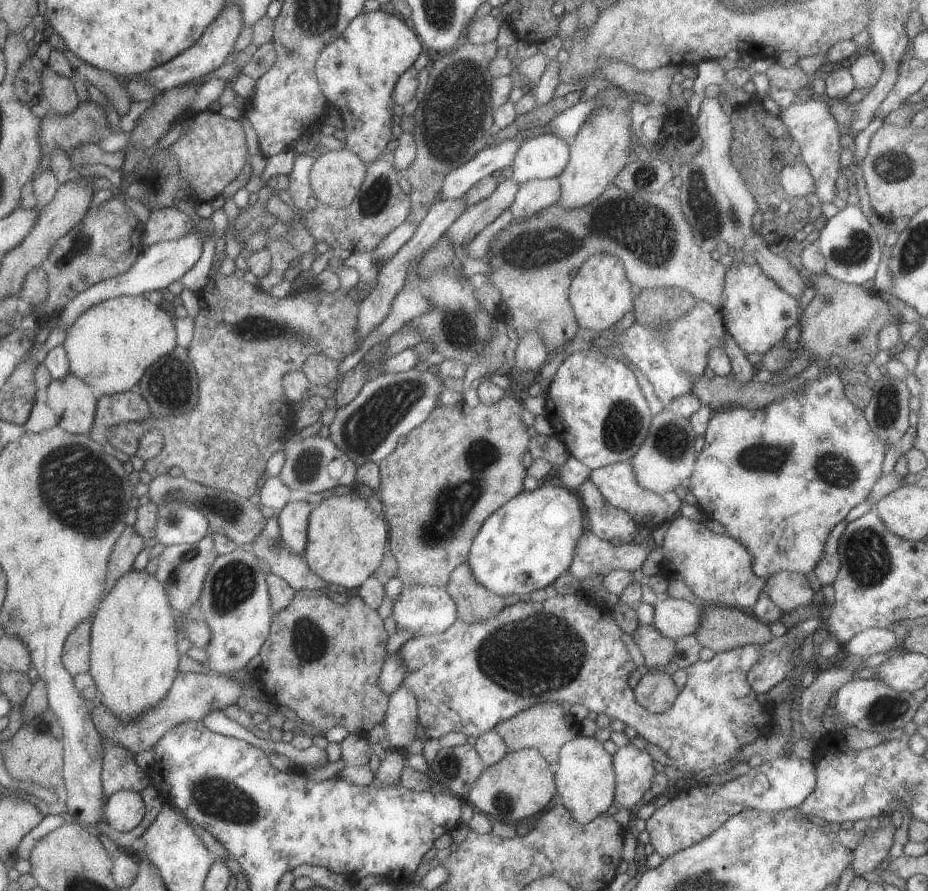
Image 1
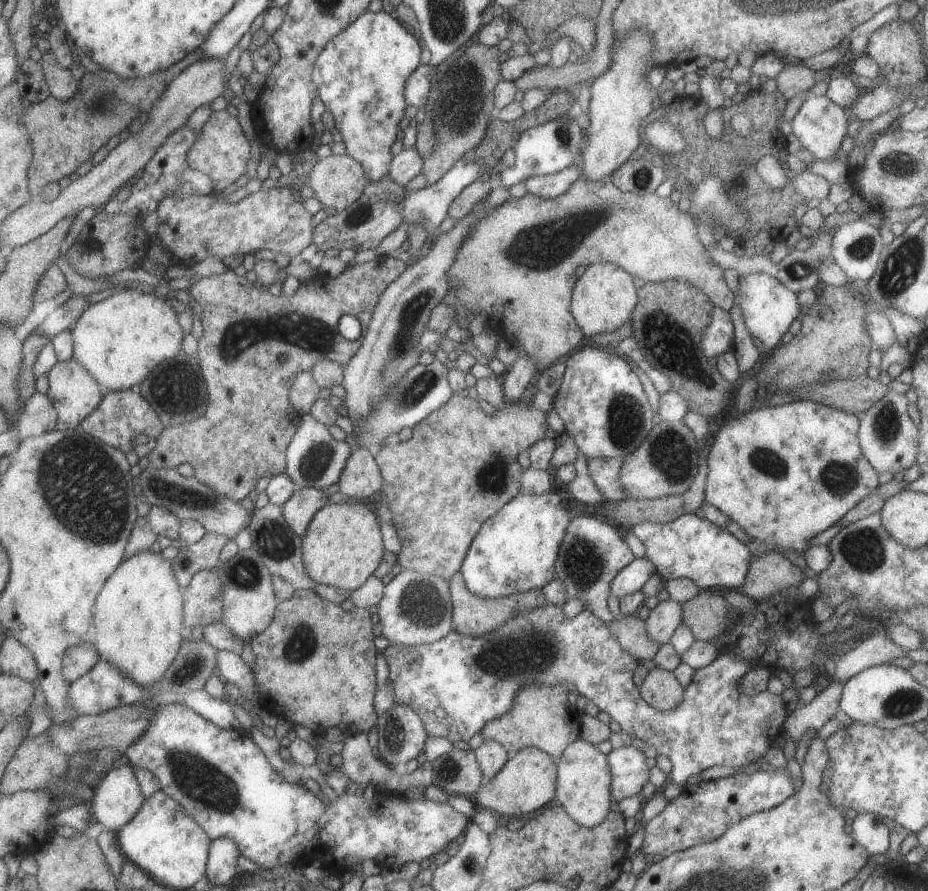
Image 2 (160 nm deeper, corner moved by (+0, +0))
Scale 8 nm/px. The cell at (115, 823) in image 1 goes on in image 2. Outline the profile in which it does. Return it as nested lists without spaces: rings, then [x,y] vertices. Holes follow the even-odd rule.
[[[127,764],[111,767],[103,775],[88,806],[94,822],[116,831],[138,811],[143,799],[133,767]]]

